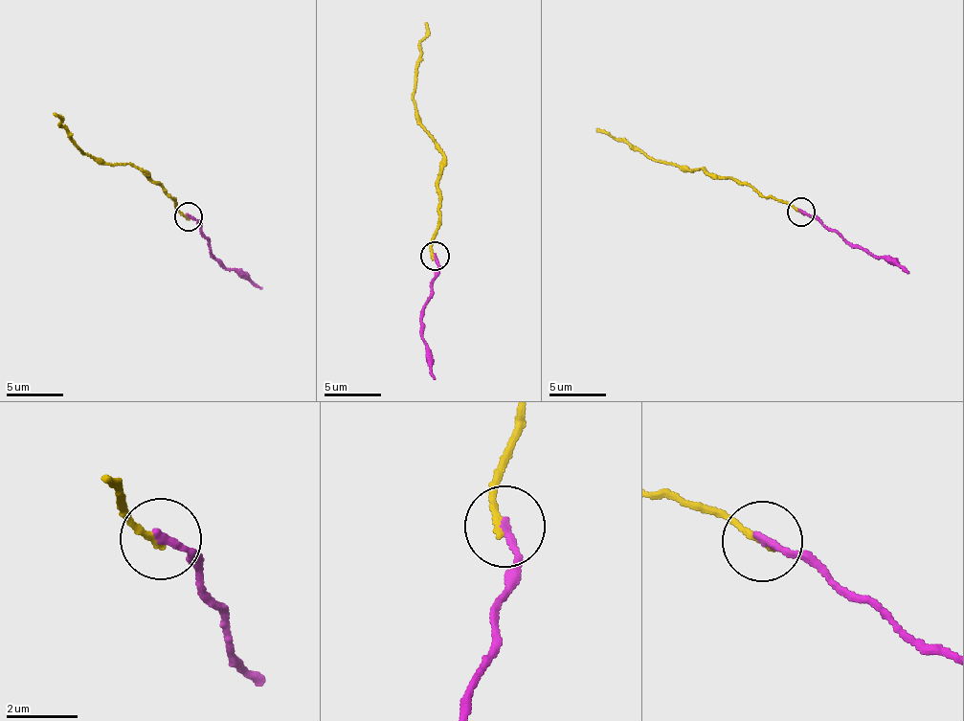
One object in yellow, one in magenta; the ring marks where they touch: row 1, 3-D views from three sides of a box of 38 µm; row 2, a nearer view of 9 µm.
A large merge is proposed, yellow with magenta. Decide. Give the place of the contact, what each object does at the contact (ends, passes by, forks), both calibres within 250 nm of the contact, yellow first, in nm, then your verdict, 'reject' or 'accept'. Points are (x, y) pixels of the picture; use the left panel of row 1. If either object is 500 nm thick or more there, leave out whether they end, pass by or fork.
(189, 216) | yellow ends | magenta ends | 200/200 nm | reject

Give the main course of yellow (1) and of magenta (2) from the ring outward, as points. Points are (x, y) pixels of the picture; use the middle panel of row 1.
1: (433, 256), (442, 152), (418, 119), (414, 88), (425, 22)
2: (436, 256), (438, 275), (421, 322), (426, 361), (434, 379)

